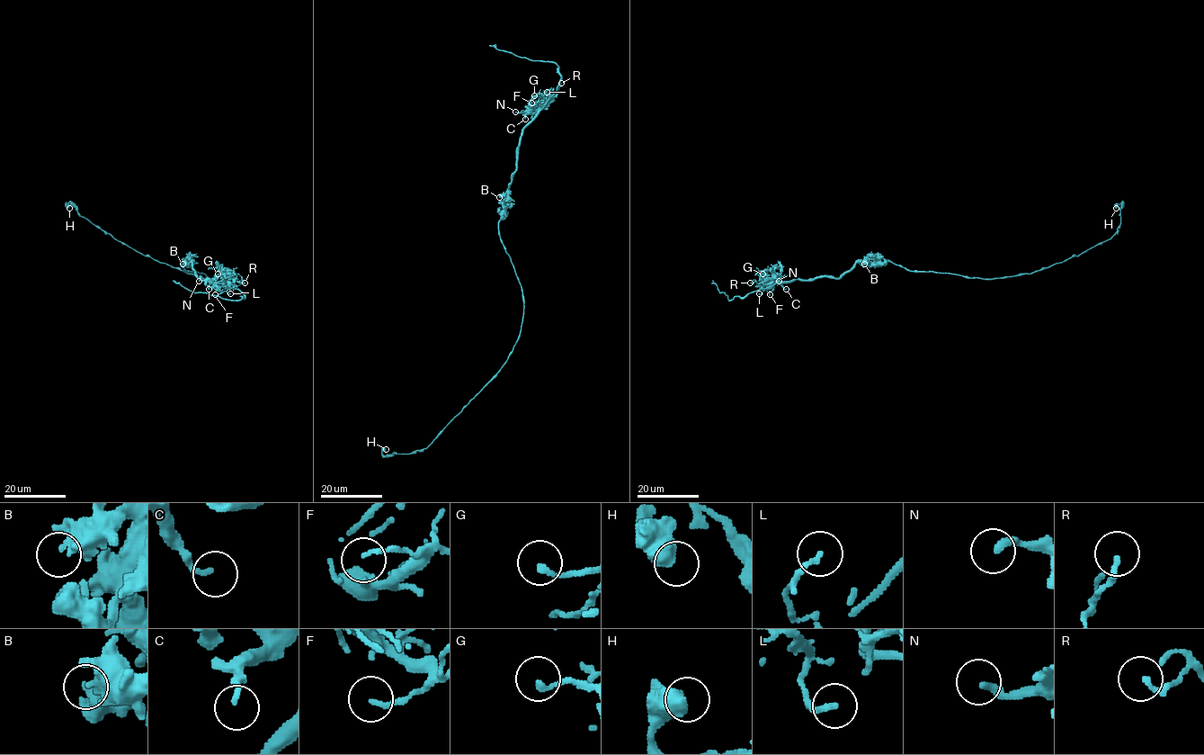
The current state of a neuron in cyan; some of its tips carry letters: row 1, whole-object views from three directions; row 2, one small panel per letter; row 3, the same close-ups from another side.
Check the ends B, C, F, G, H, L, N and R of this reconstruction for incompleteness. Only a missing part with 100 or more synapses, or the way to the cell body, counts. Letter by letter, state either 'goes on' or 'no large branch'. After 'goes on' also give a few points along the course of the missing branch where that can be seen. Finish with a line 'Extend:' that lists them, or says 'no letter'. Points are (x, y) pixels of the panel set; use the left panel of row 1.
B: no large branch
C: no large branch
F: no large branch
G: no large branch
H: no large branch
L: no large branch
N: no large branch
R: no large branch
Extend: no letter

